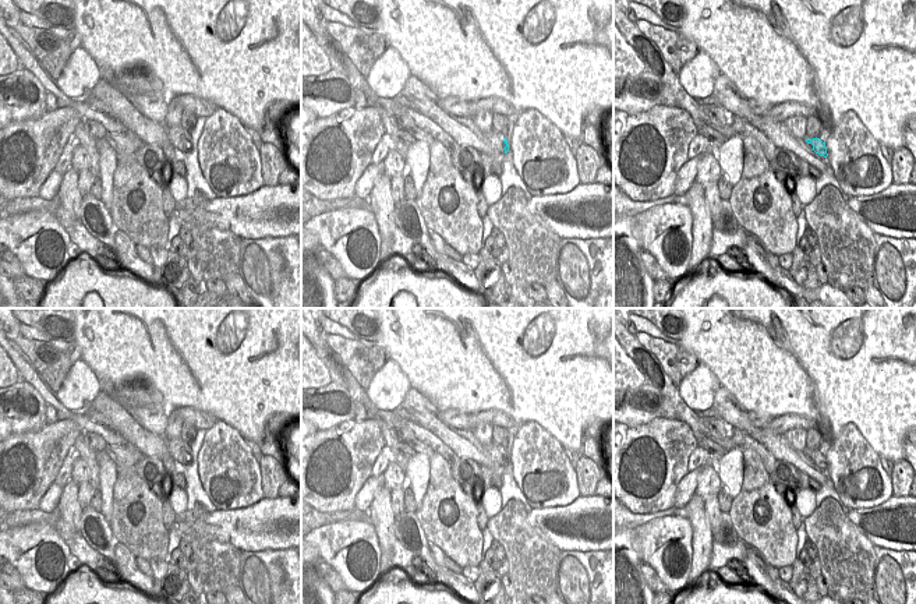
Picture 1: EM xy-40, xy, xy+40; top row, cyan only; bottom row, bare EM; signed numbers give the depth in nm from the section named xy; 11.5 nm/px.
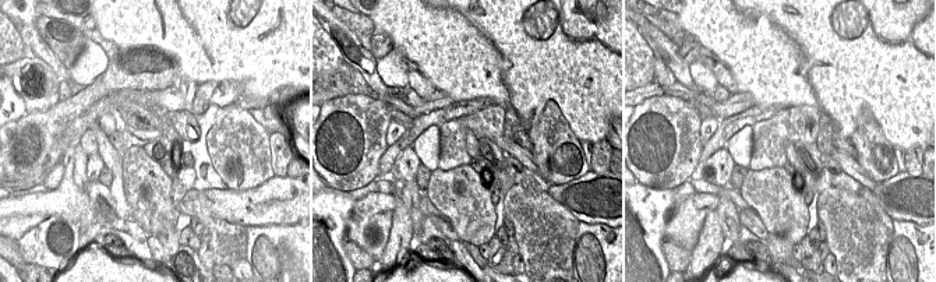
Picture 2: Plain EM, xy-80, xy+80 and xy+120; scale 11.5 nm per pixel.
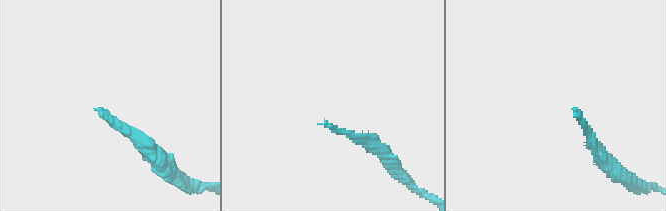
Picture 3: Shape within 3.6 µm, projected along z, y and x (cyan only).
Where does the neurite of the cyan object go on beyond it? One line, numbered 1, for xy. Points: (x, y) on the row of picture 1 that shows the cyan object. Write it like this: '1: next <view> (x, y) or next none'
1: next xy (495, 138)

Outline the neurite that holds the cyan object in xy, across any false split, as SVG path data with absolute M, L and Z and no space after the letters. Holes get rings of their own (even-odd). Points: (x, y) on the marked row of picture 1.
M491 131L489 134L487 134L487 137L488 137L494 151L498 151L499 153L509 152L507 139L505 138L505 135L502 133Z

